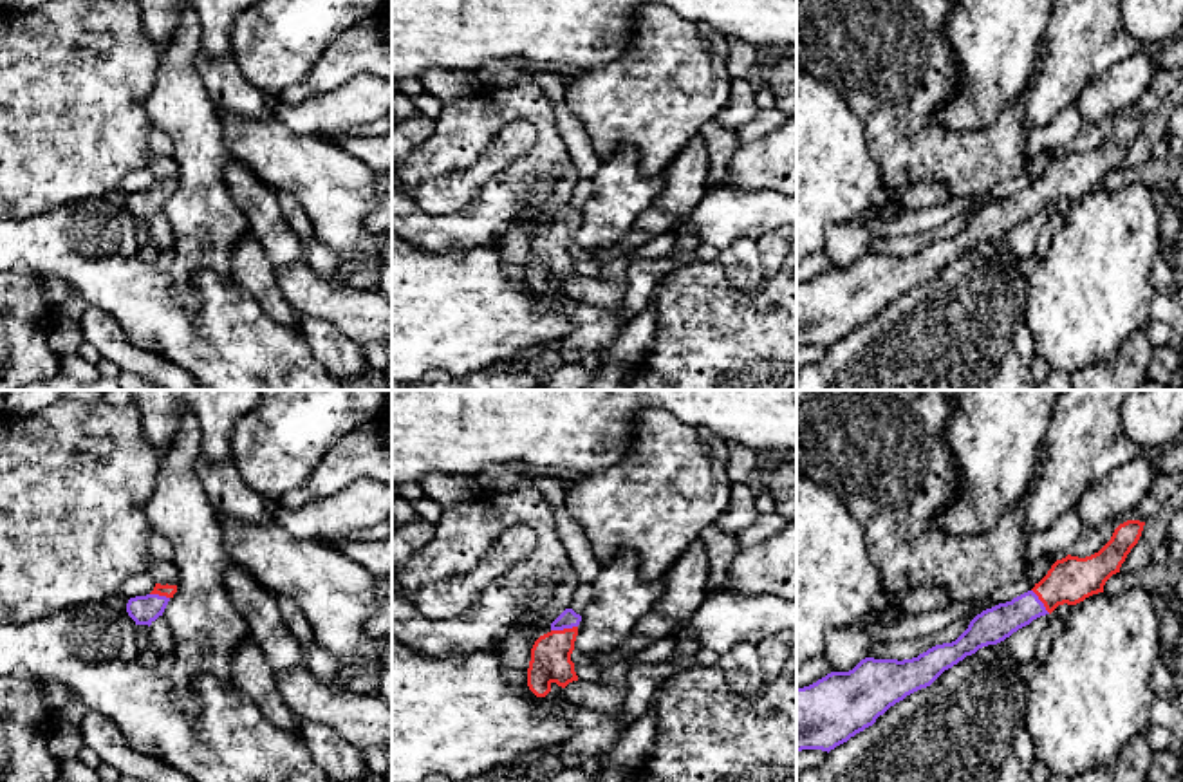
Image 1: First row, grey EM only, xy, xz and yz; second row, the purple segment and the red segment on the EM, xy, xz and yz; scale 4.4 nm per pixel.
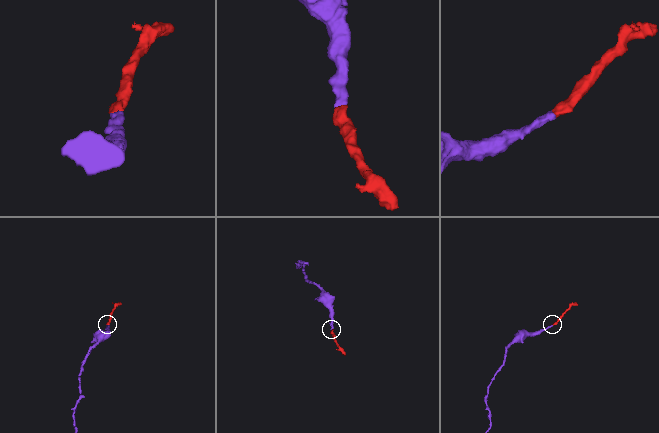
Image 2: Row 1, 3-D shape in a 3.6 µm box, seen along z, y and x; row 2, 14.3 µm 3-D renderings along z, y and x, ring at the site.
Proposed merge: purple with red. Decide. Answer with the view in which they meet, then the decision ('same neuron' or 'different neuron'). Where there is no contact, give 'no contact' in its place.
contact in xz; same neuron

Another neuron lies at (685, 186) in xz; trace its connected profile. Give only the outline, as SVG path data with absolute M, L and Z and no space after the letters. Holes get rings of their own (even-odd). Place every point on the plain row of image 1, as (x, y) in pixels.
M699 134L663 172L665 186L654 206L677 217L690 215L708 191L708 166L708 148Z

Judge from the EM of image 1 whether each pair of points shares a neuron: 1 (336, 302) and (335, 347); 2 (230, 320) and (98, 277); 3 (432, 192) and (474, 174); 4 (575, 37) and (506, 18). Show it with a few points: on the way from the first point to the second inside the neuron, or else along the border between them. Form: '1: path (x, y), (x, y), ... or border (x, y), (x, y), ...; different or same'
1: border (298, 316), (324, 318), (362, 347); different
2: path (197, 342), (174, 335), (130, 293); same
3: path (443, 192), (452, 192), (463, 185); same
4: path (558, 20), (522, 18); same

